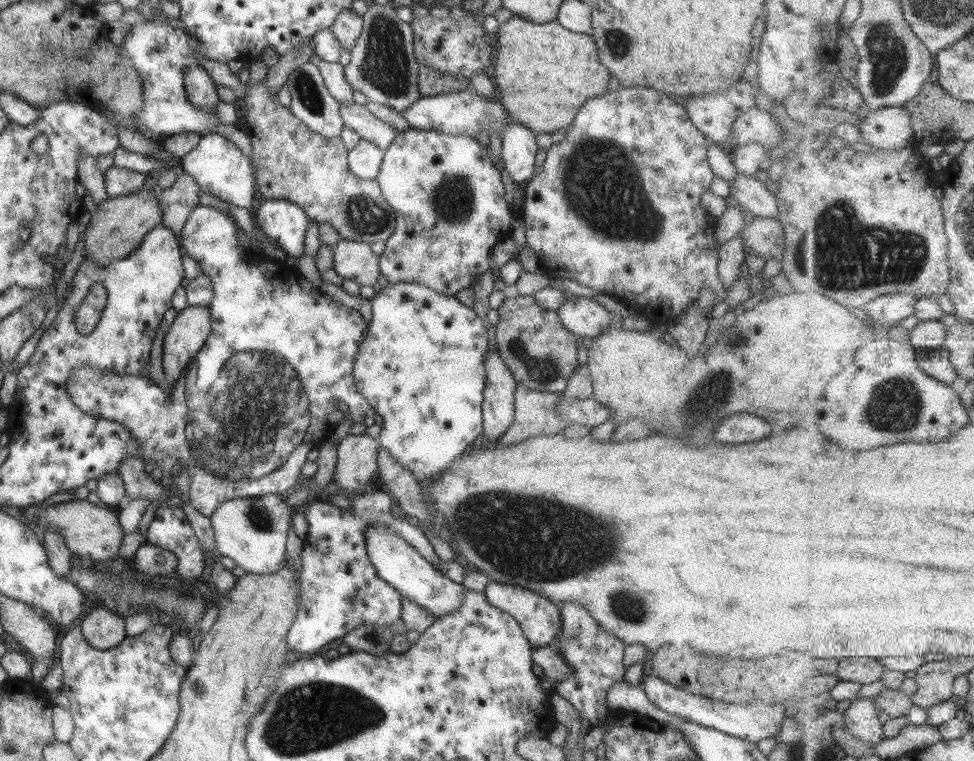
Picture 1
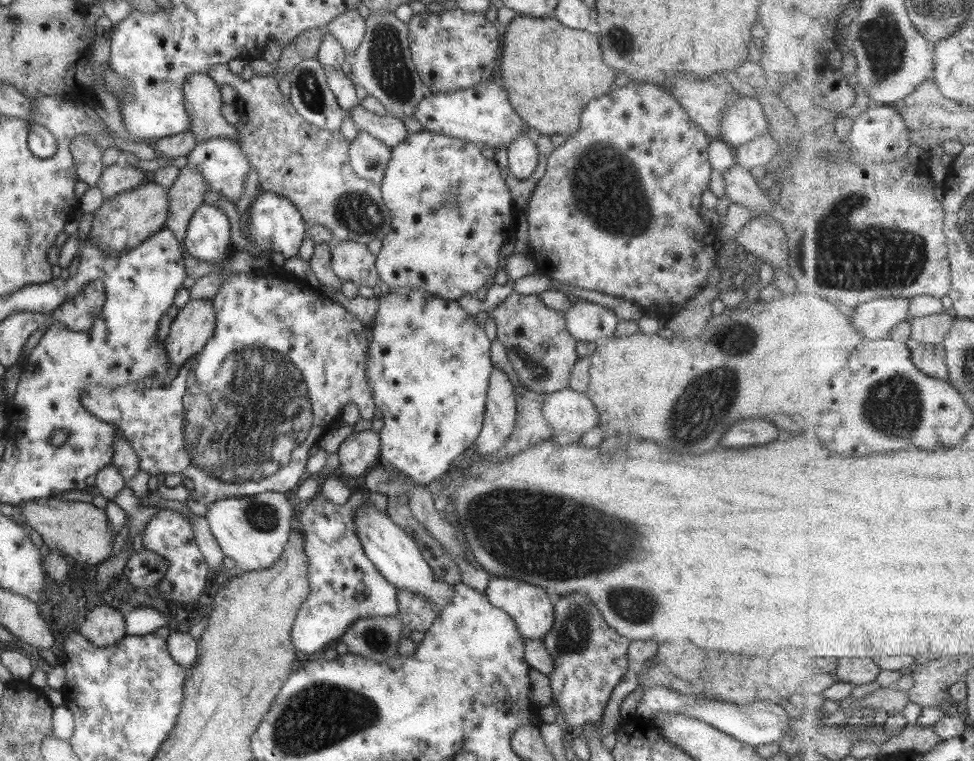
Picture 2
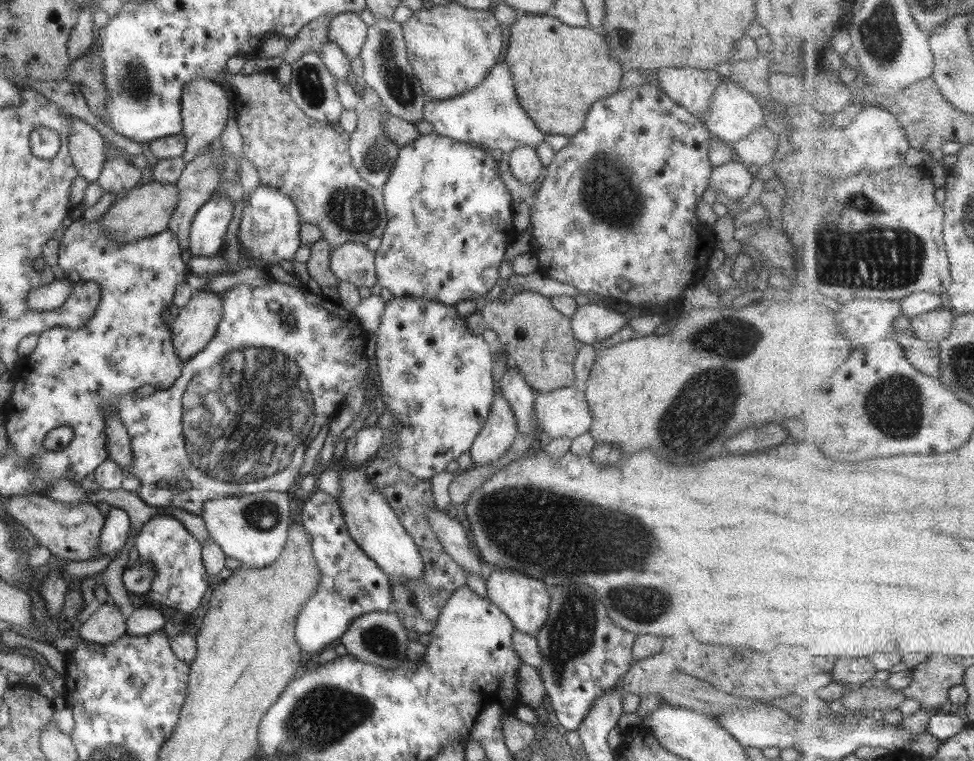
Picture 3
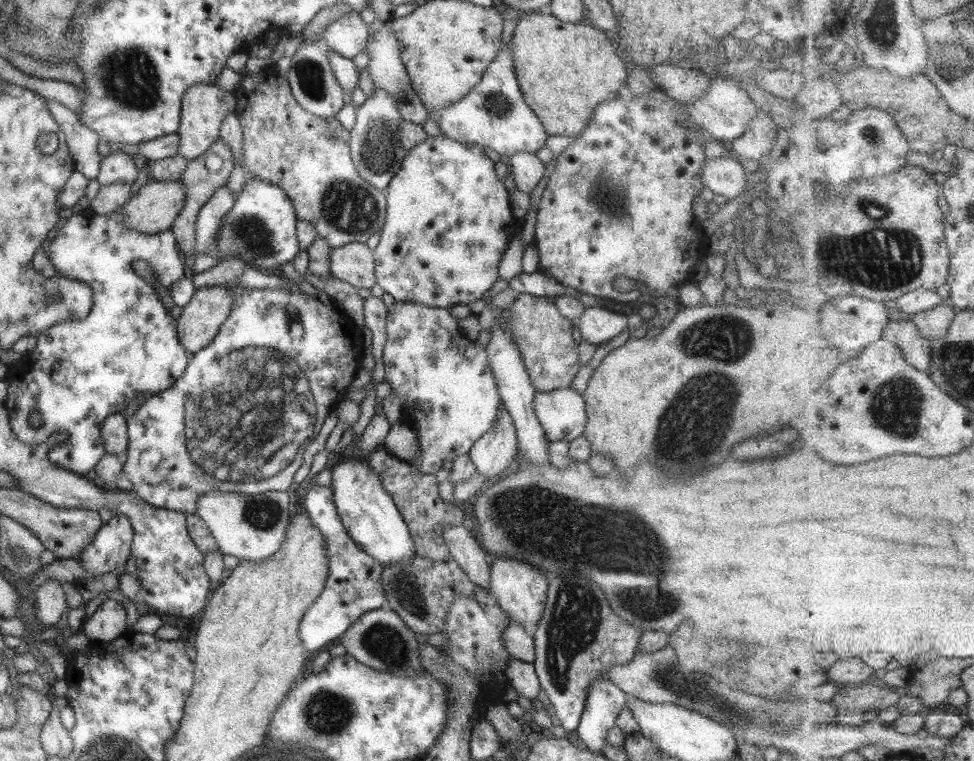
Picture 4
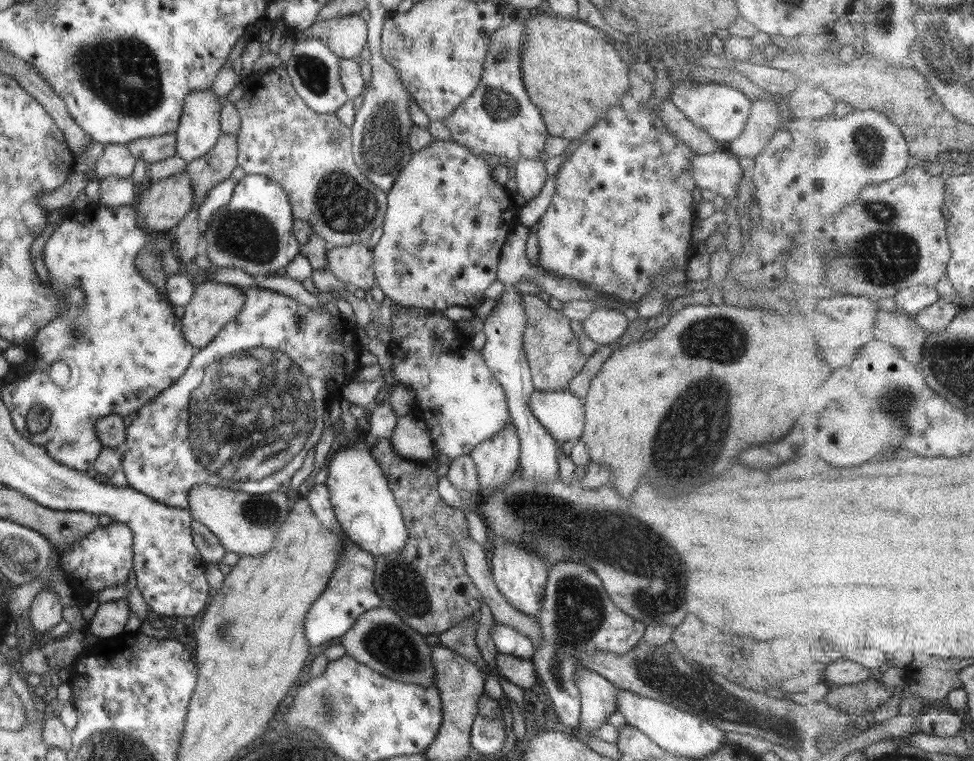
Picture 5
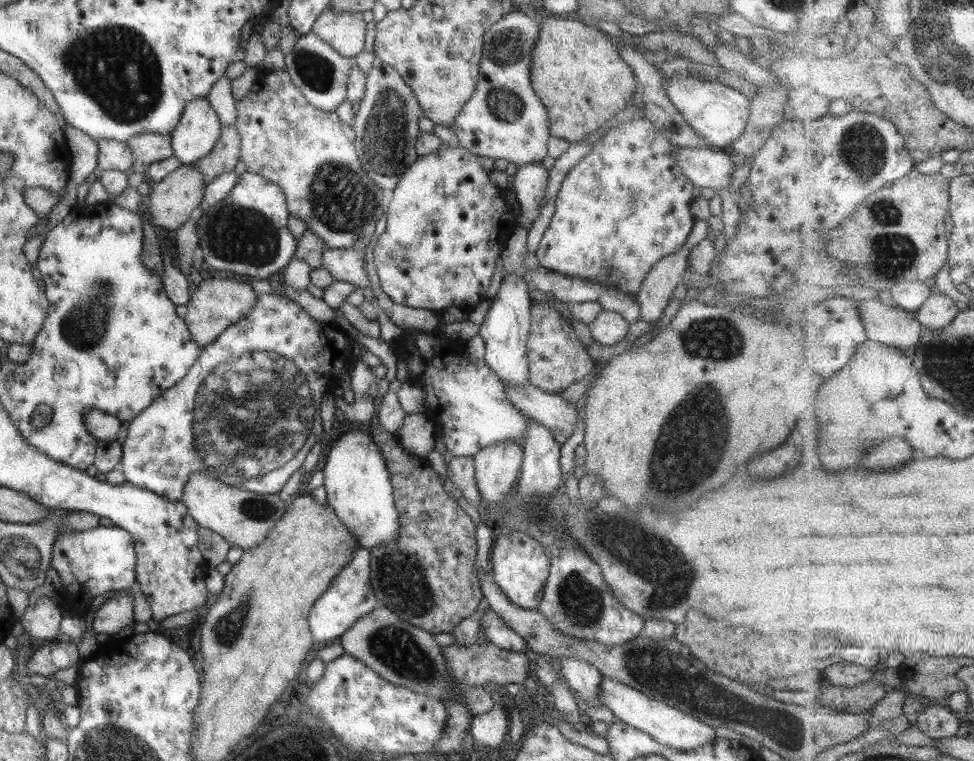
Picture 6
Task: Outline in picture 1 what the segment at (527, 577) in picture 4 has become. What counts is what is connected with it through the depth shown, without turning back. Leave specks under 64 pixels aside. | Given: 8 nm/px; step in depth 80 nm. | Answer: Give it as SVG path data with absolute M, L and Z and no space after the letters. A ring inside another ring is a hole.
M489 581L483 590L486 601L500 611L512 616L520 626L523 636L532 647L540 647L554 642L554 636L558 634L560 618L558 609L551 601L543 598L539 593L526 588Z

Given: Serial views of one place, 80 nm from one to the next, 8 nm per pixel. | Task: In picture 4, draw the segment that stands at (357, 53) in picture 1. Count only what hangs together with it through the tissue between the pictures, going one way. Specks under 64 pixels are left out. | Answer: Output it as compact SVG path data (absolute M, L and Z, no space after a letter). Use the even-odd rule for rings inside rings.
M386 23L382 24L381 28L374 30L372 34L369 34L364 51L370 58L367 70L370 79L374 82L374 86L386 90L389 98L396 102L402 120L422 125L428 118L427 109L421 104L418 95L411 88L407 73L398 57L399 47L397 47L396 38L393 36L392 30L386 26Z

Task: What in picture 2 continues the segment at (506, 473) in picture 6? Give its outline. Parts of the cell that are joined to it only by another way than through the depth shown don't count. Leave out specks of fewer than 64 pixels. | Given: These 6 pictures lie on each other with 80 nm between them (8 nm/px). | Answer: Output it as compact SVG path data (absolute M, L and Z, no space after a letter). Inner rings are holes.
M491 368L482 427L474 440L479 457L492 455L502 448L516 424L514 388L503 371Z

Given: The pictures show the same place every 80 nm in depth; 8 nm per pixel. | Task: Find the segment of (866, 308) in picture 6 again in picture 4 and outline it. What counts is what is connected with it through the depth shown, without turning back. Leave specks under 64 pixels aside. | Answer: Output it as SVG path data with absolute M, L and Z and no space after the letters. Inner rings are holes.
M902 315L899 322L889 322L883 338L898 344L912 365L923 371L932 365L932 340L925 338L910 317Z

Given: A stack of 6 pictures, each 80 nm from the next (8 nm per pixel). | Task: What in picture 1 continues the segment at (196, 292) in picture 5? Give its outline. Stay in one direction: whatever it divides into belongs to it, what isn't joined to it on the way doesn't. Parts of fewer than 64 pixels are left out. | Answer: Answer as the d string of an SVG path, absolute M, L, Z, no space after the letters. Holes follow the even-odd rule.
M189 306L179 311L164 333L162 370L171 375L173 384L181 371L205 344L211 332L207 306Z

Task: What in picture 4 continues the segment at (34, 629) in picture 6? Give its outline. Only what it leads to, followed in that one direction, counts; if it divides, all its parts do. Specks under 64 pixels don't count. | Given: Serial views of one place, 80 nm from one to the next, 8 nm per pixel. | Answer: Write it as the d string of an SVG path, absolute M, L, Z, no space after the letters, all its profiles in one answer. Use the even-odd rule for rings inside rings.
M48 580L34 592L34 615L45 626L59 622L59 618L67 612L63 591L61 590L62 585L56 580Z

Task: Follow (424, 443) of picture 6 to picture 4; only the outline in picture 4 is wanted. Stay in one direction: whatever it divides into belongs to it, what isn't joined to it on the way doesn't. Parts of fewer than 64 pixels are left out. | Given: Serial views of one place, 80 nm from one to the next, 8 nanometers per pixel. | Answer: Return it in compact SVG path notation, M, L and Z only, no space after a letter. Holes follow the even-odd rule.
M405 418L397 419L390 425L389 432L381 442L381 447L402 461L412 460L418 456L420 444L416 436L416 428Z

